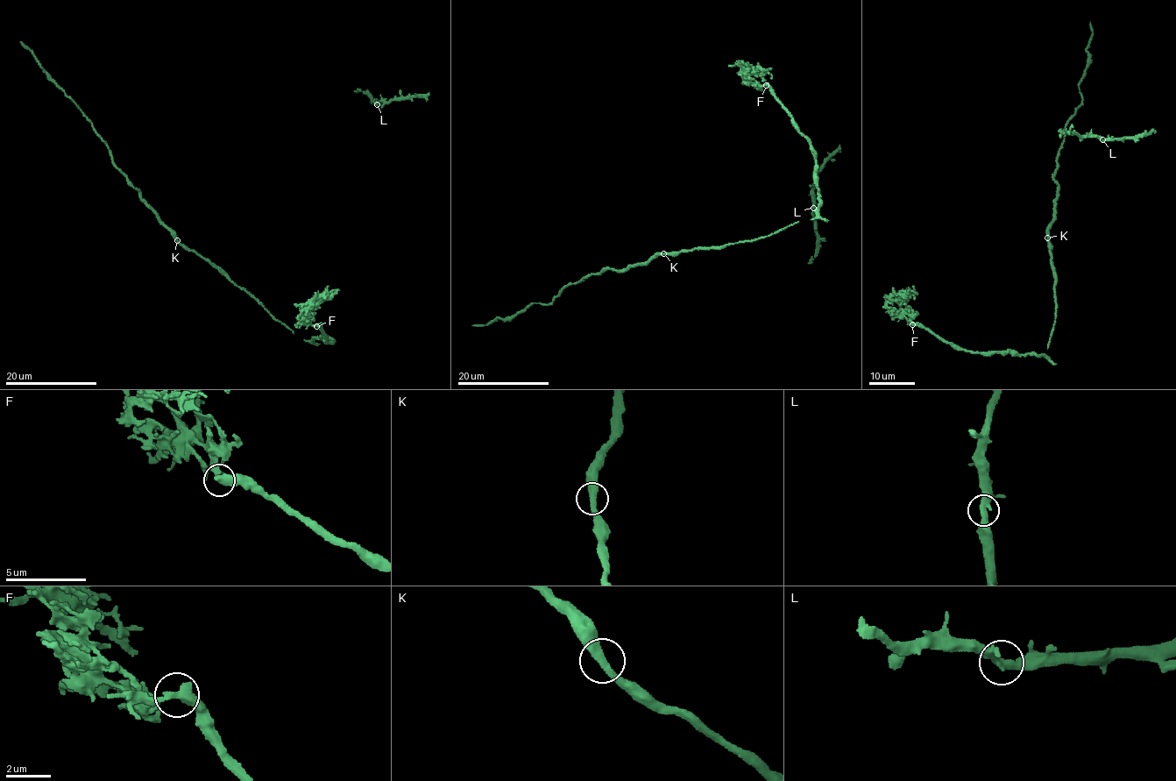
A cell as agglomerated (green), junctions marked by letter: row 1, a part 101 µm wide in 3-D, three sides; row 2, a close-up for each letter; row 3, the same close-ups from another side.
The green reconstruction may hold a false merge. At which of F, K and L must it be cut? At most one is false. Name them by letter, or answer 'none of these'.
F

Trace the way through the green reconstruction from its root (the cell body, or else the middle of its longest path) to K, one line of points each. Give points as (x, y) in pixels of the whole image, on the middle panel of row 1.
K: (733, 244), (663, 253)

